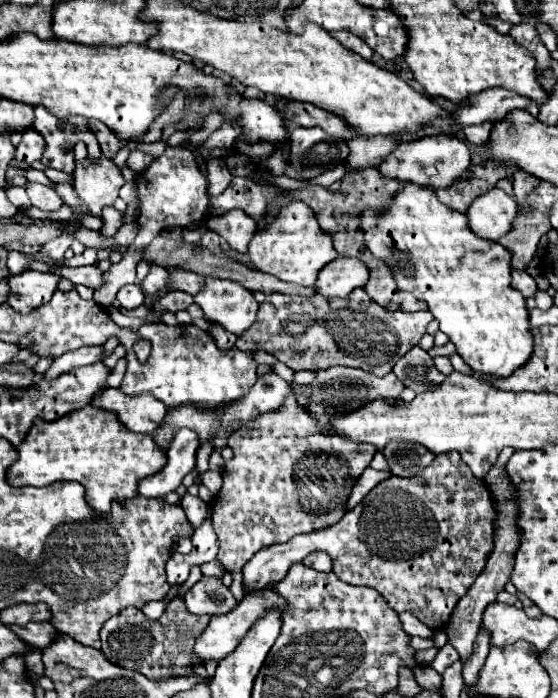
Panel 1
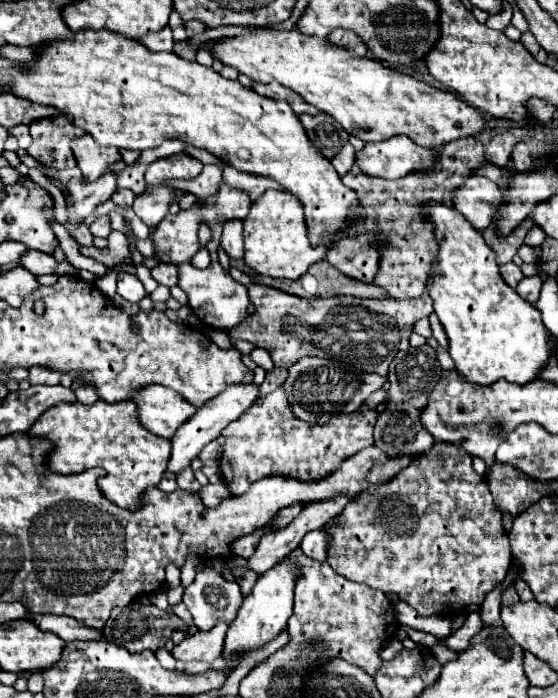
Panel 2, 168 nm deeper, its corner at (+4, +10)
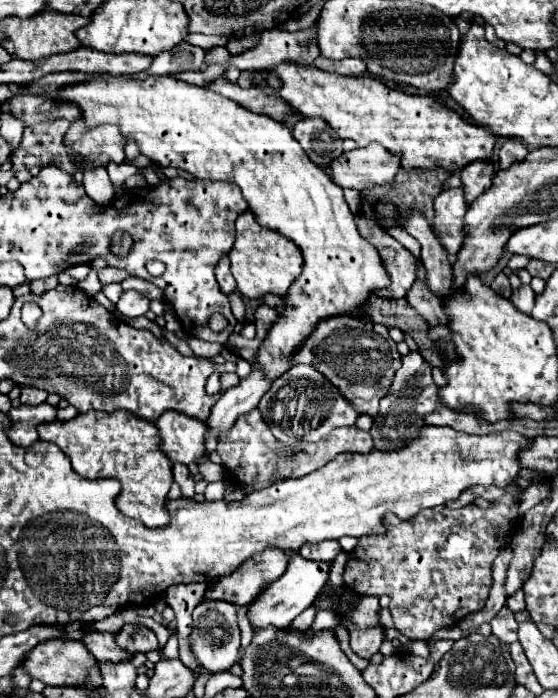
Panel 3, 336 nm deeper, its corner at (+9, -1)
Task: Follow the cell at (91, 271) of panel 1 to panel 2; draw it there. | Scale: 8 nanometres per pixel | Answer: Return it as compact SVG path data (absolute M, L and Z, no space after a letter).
M26 250L20 258L20 266L26 268L28 272L34 272L34 276L40 274L58 274L58 276L66 276L66 274L76 274L78 270L66 260L66 262L56 262L54 256L38 252L38 250Z

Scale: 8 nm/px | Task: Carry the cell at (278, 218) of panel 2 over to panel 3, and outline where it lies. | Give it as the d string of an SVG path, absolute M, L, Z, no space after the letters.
M251 211L239 215L235 227L237 227L237 235L229 259L231 259L231 271L237 281L239 293L251 299L261 299L265 293L285 295L293 279L301 273L303 267L303 255L299 247L291 239L283 237L281 233L261 227L257 223L257 217L253 217Z

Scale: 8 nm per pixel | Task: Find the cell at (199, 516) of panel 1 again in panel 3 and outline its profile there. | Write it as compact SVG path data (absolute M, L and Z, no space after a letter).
M173 463L173 479L175 479L175 483L181 487L183 497L189 497L189 499L191 499L191 497L195 495L195 491L193 491L195 479L191 477L189 469L187 469L183 463Z

